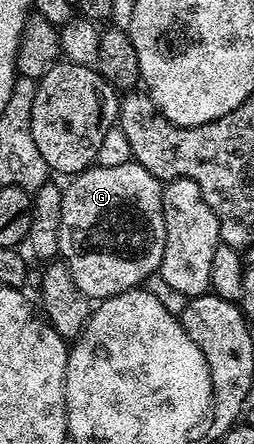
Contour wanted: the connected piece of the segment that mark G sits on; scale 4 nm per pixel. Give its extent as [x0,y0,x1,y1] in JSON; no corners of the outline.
[59,162,166,302]

